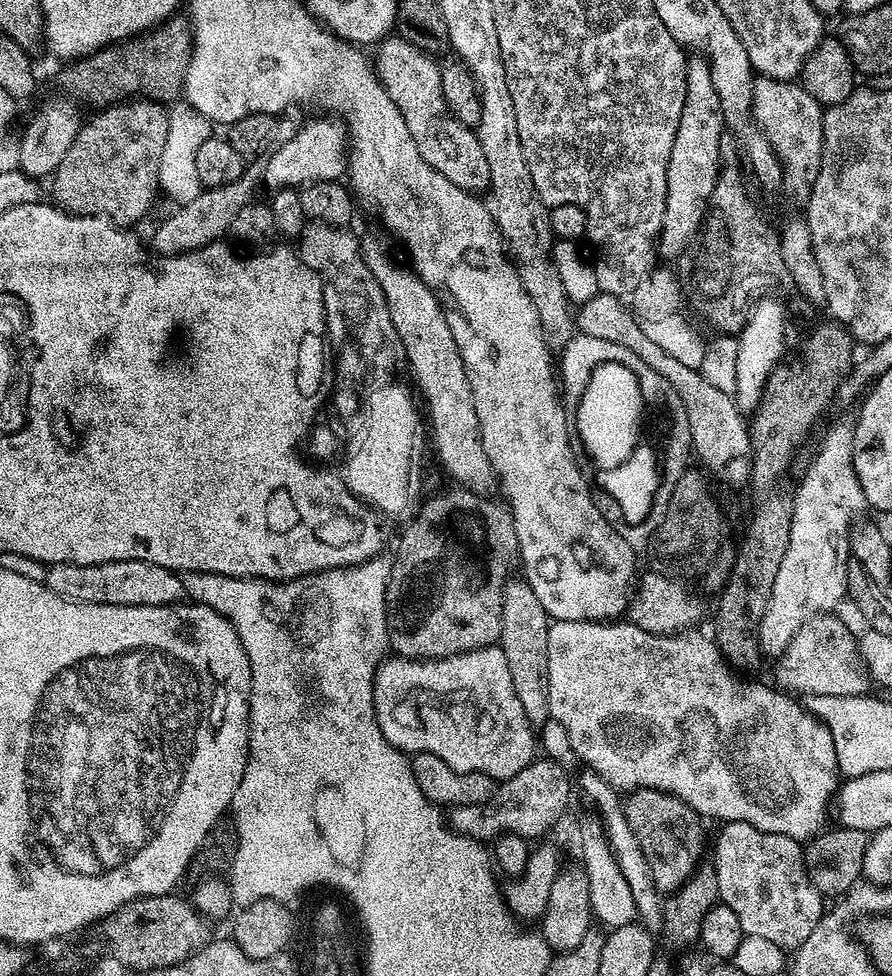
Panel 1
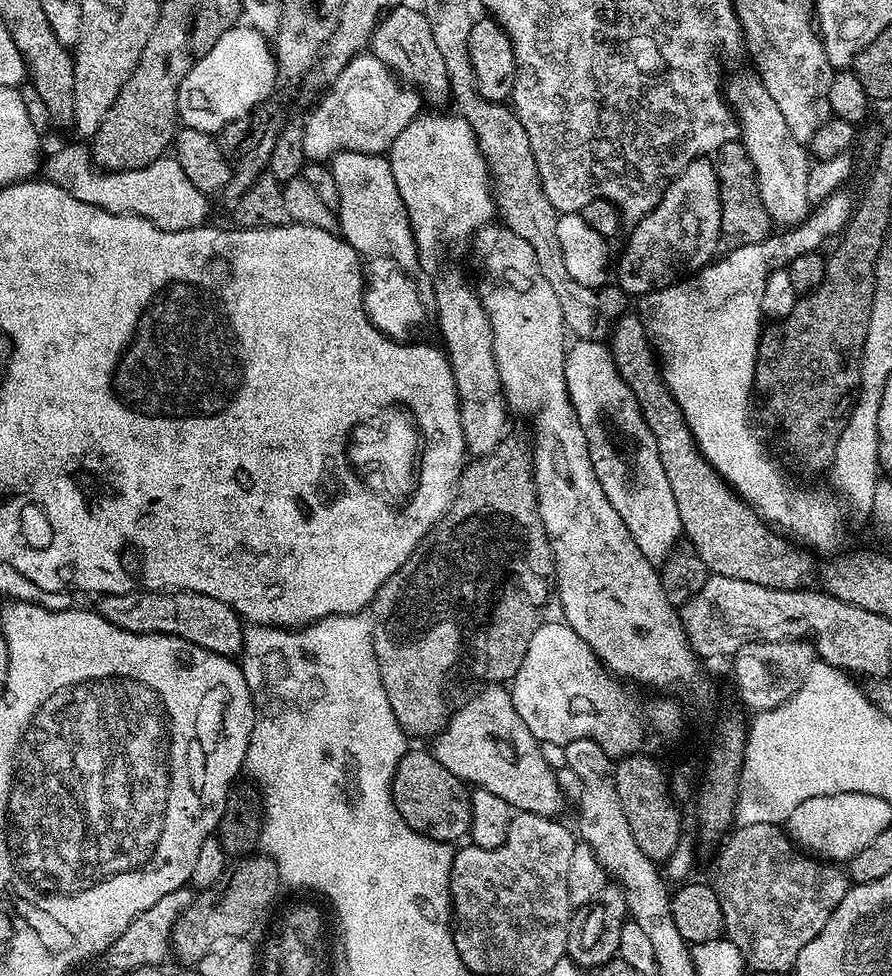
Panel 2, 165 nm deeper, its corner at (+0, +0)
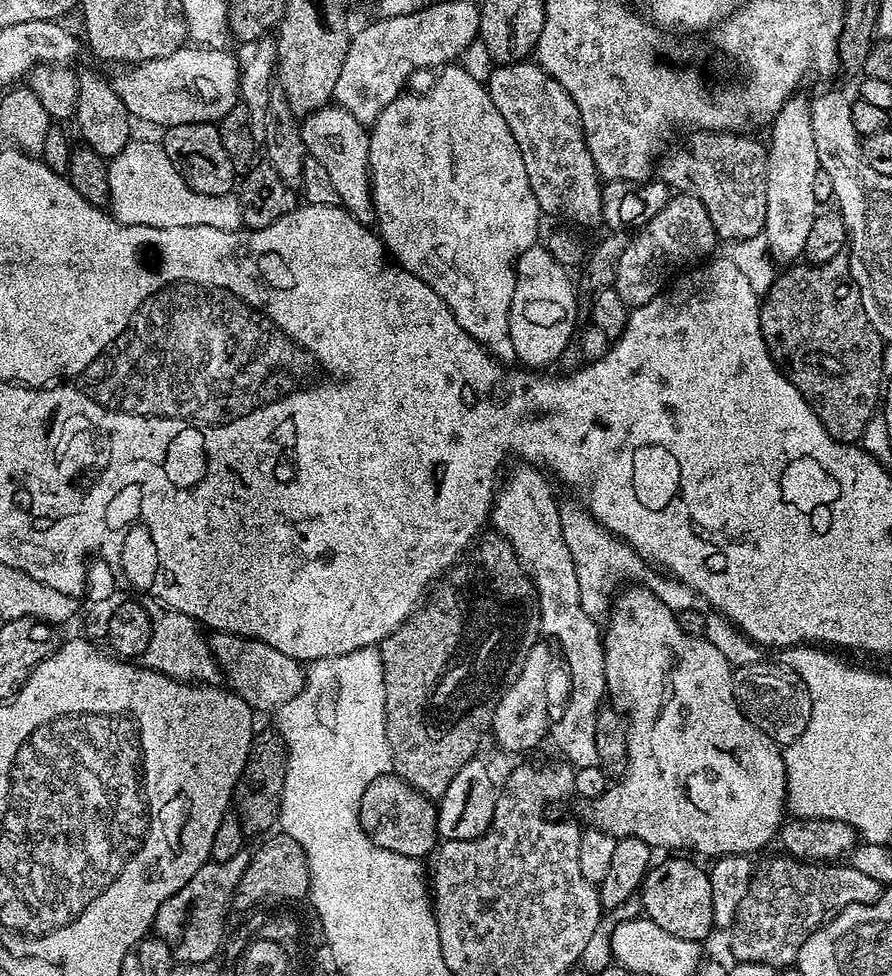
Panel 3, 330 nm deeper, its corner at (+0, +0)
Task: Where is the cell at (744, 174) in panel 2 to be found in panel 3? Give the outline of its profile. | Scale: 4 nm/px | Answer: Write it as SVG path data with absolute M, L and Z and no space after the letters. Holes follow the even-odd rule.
M693 131L672 161L658 172L659 179L677 193L696 196L706 206L717 237L724 242L757 239L766 222L768 149L744 135L748 134Z

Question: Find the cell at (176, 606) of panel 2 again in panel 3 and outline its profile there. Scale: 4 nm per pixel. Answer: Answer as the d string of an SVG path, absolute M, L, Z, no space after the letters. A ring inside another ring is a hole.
M212 632L210 643L219 671L228 675L231 691L242 697L257 713L275 713L277 708L290 702L290 698L304 688L305 665L282 654L282 650L274 650L274 646L266 646L266 642L245 636L230 636L227 632Z

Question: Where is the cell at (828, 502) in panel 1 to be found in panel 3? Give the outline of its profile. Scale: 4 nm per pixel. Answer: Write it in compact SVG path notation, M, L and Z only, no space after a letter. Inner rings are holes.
M779 662L748 664L732 673L732 685L740 709L758 730L762 730L775 744L787 746L806 730L812 713L812 695L802 678Z

